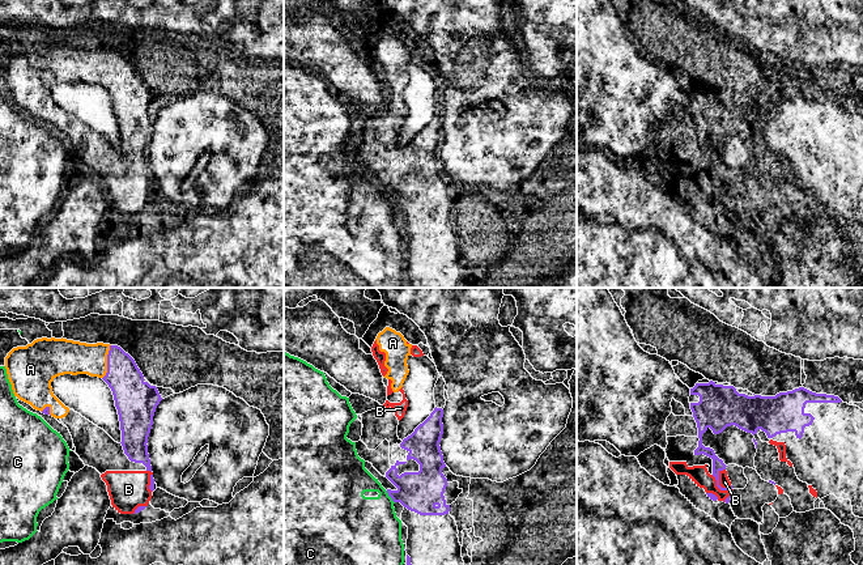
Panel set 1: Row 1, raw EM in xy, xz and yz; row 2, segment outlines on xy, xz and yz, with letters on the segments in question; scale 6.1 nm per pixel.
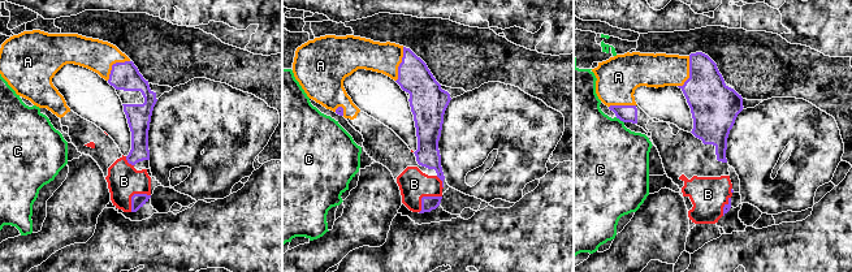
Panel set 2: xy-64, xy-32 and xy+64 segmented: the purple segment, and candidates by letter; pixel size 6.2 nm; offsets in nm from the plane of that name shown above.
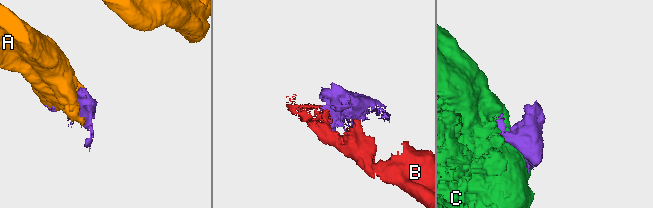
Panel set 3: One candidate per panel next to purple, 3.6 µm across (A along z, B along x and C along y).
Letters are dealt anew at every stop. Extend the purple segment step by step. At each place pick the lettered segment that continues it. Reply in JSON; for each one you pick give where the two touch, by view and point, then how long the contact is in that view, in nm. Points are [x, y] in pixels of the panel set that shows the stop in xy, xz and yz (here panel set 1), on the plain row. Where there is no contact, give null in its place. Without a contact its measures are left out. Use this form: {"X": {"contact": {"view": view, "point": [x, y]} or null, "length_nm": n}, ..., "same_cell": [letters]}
{"B": {"contact": {"view": "yz", "point": [718, 188]}, "length_nm": 160}, "same_cell": ["B"]}

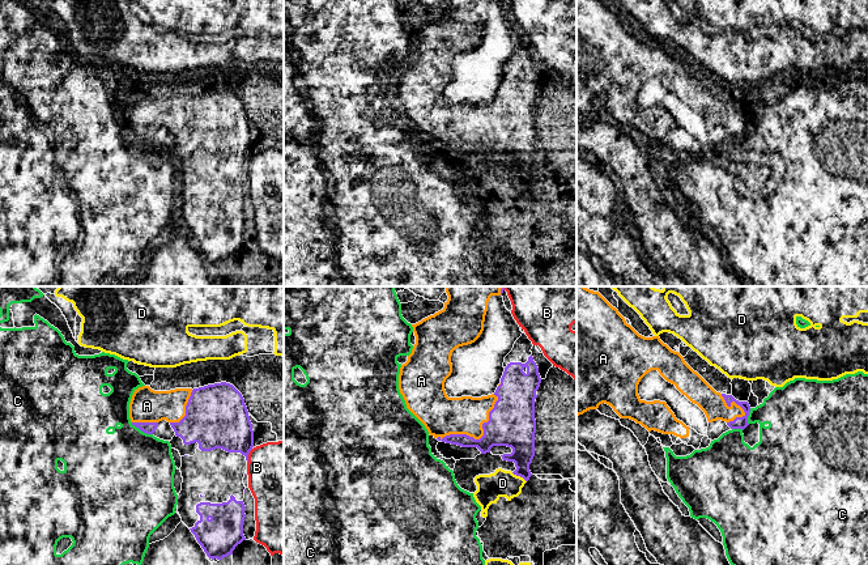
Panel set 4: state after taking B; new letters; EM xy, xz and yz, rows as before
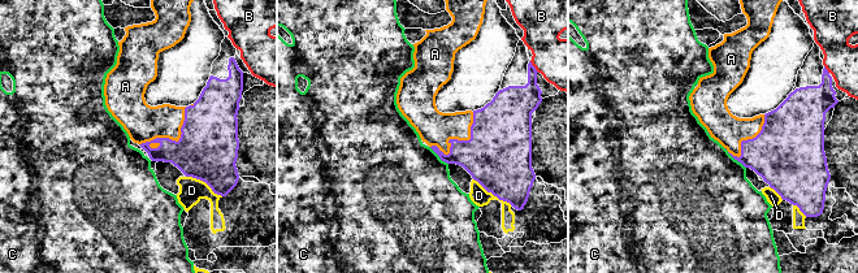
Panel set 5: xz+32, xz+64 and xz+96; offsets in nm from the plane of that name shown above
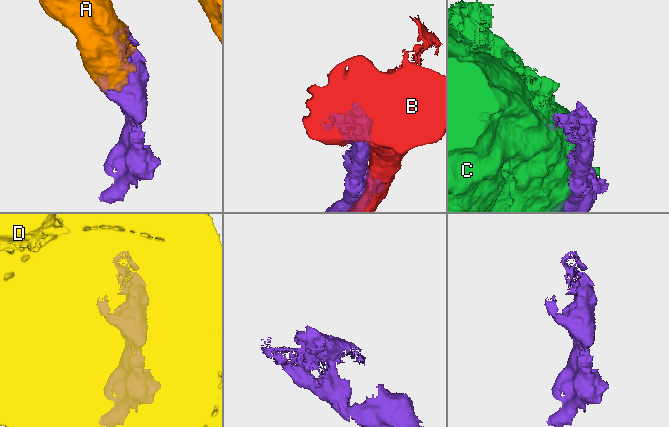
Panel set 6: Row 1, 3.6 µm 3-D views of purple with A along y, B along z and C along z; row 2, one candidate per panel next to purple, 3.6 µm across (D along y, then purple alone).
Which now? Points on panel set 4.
{"same_cell": []}

